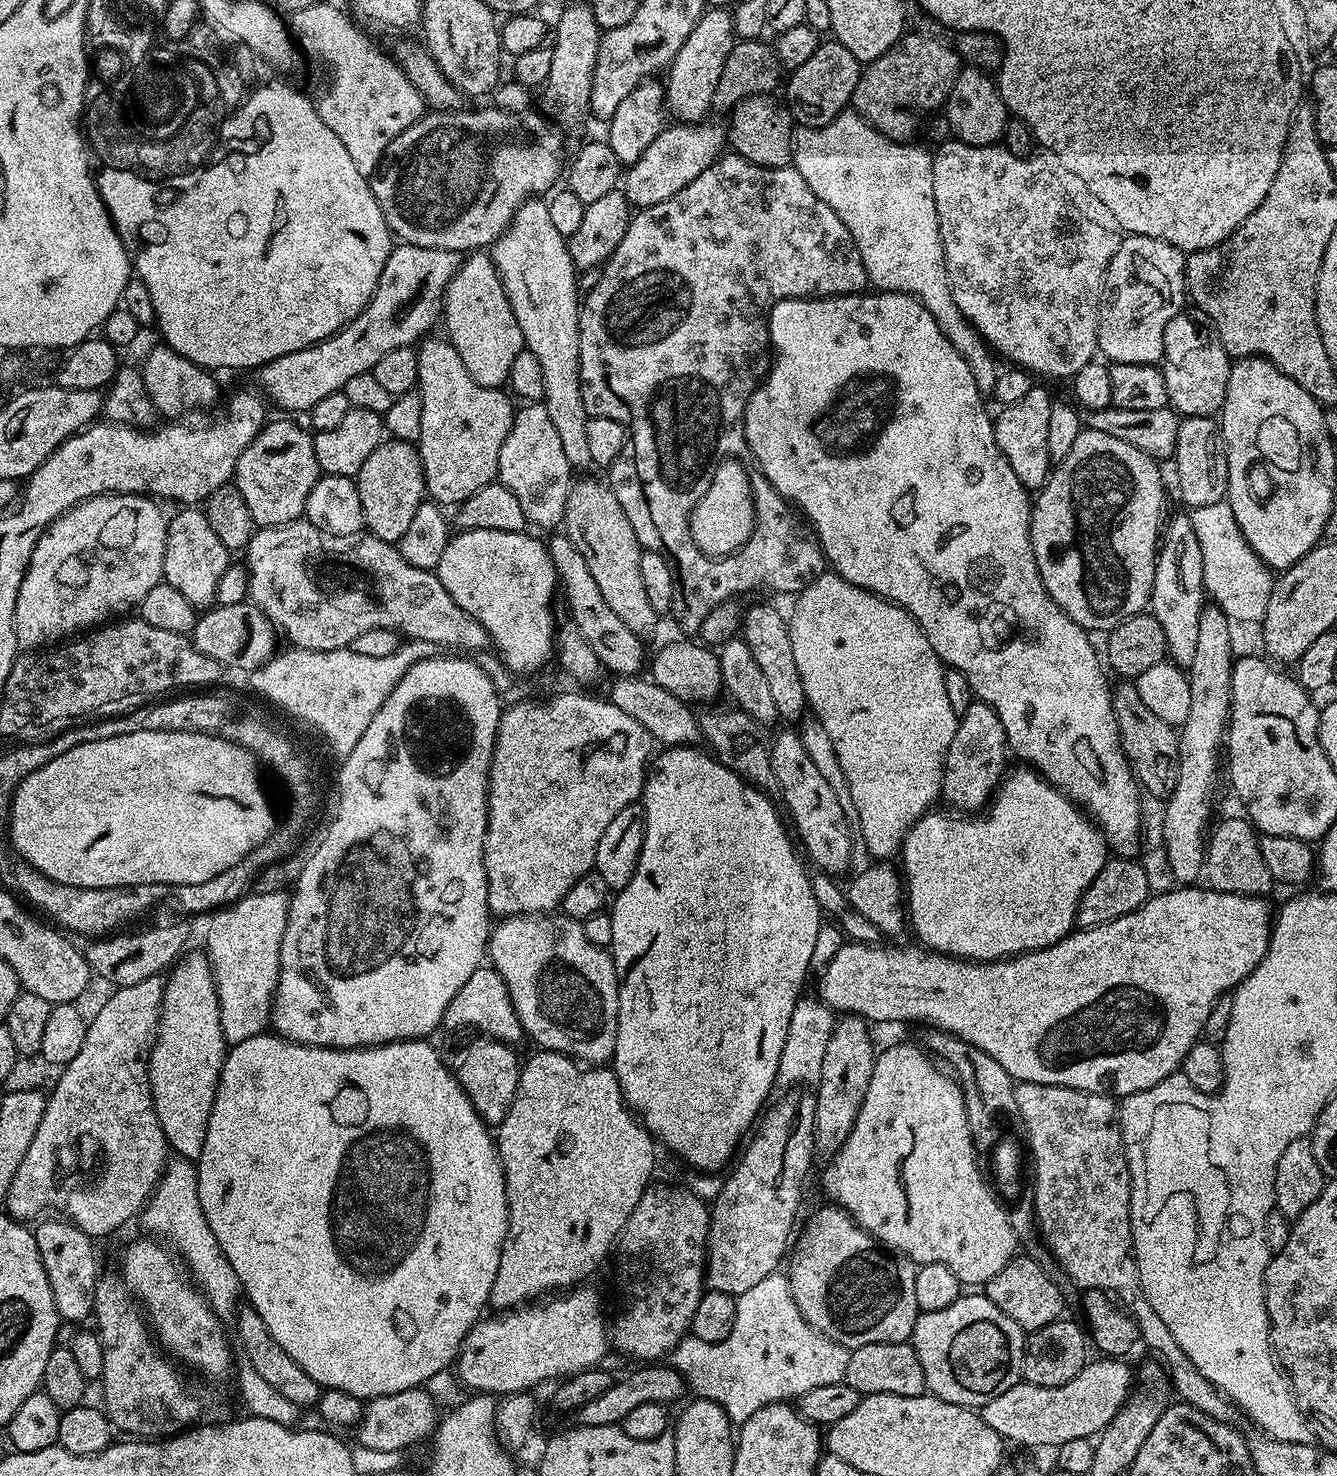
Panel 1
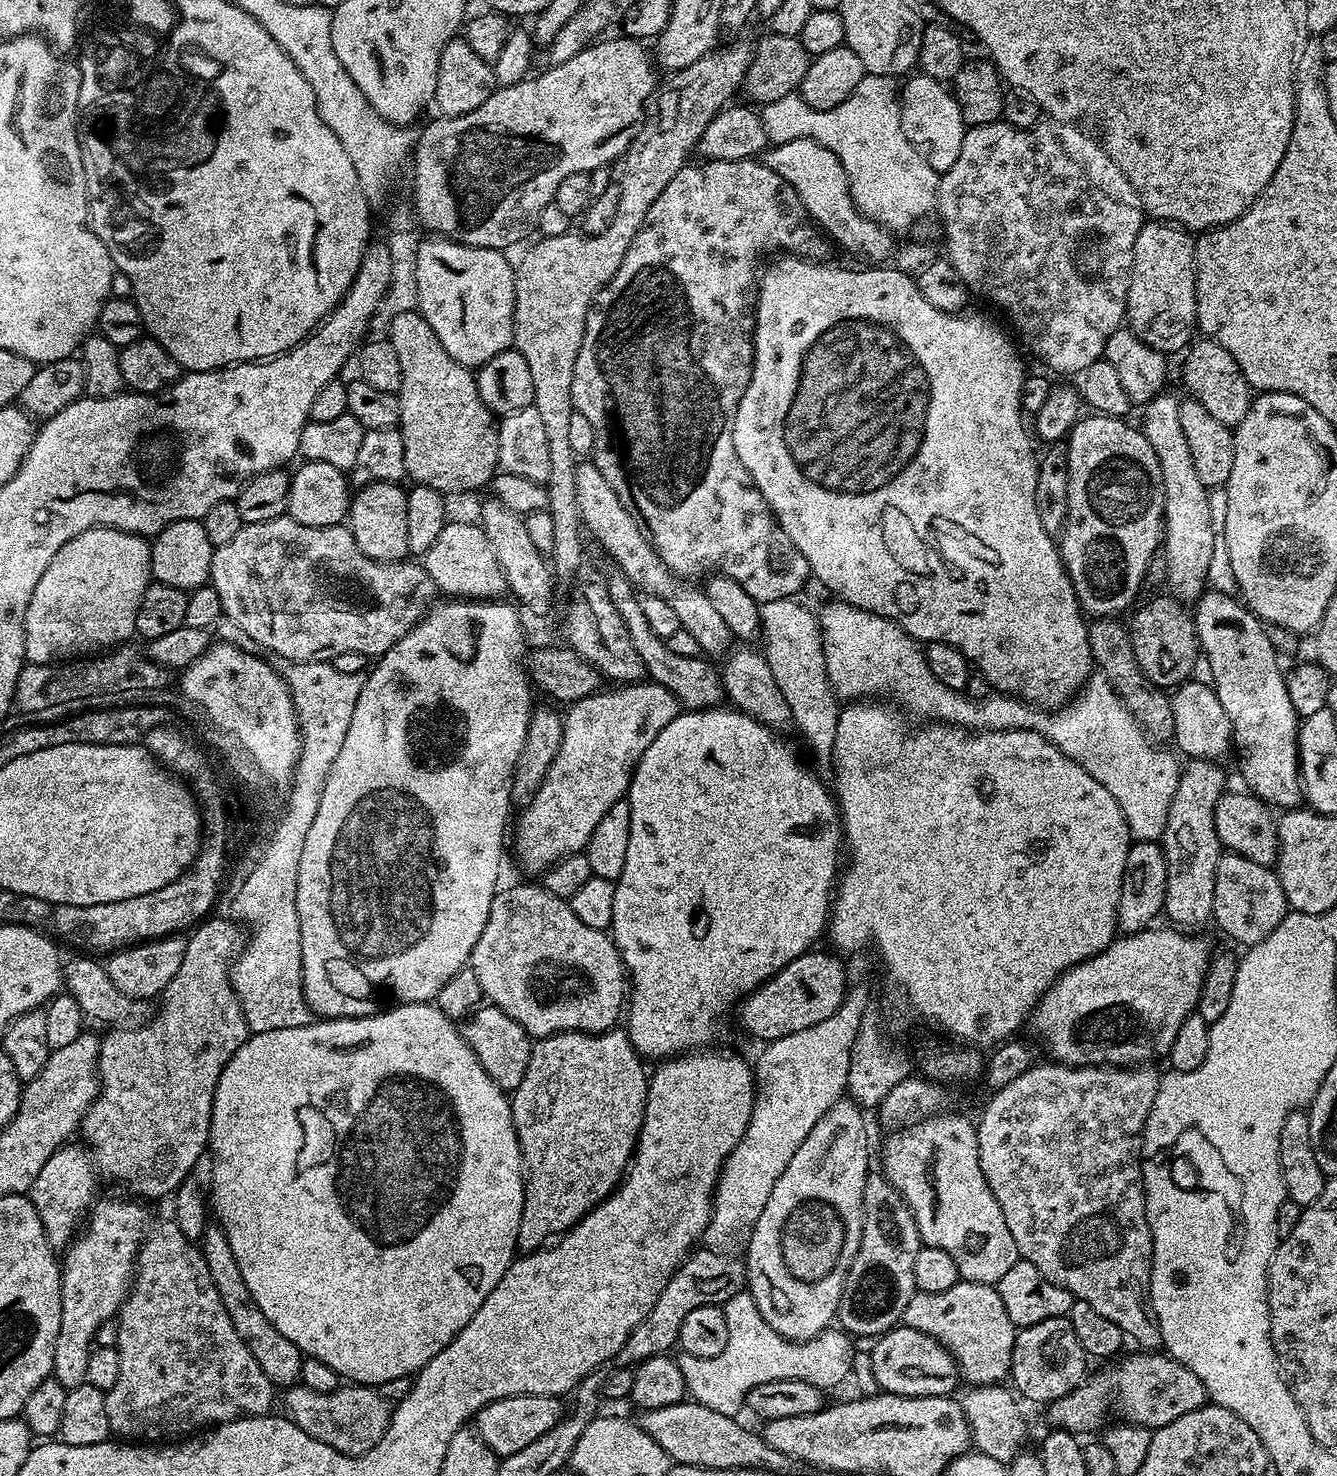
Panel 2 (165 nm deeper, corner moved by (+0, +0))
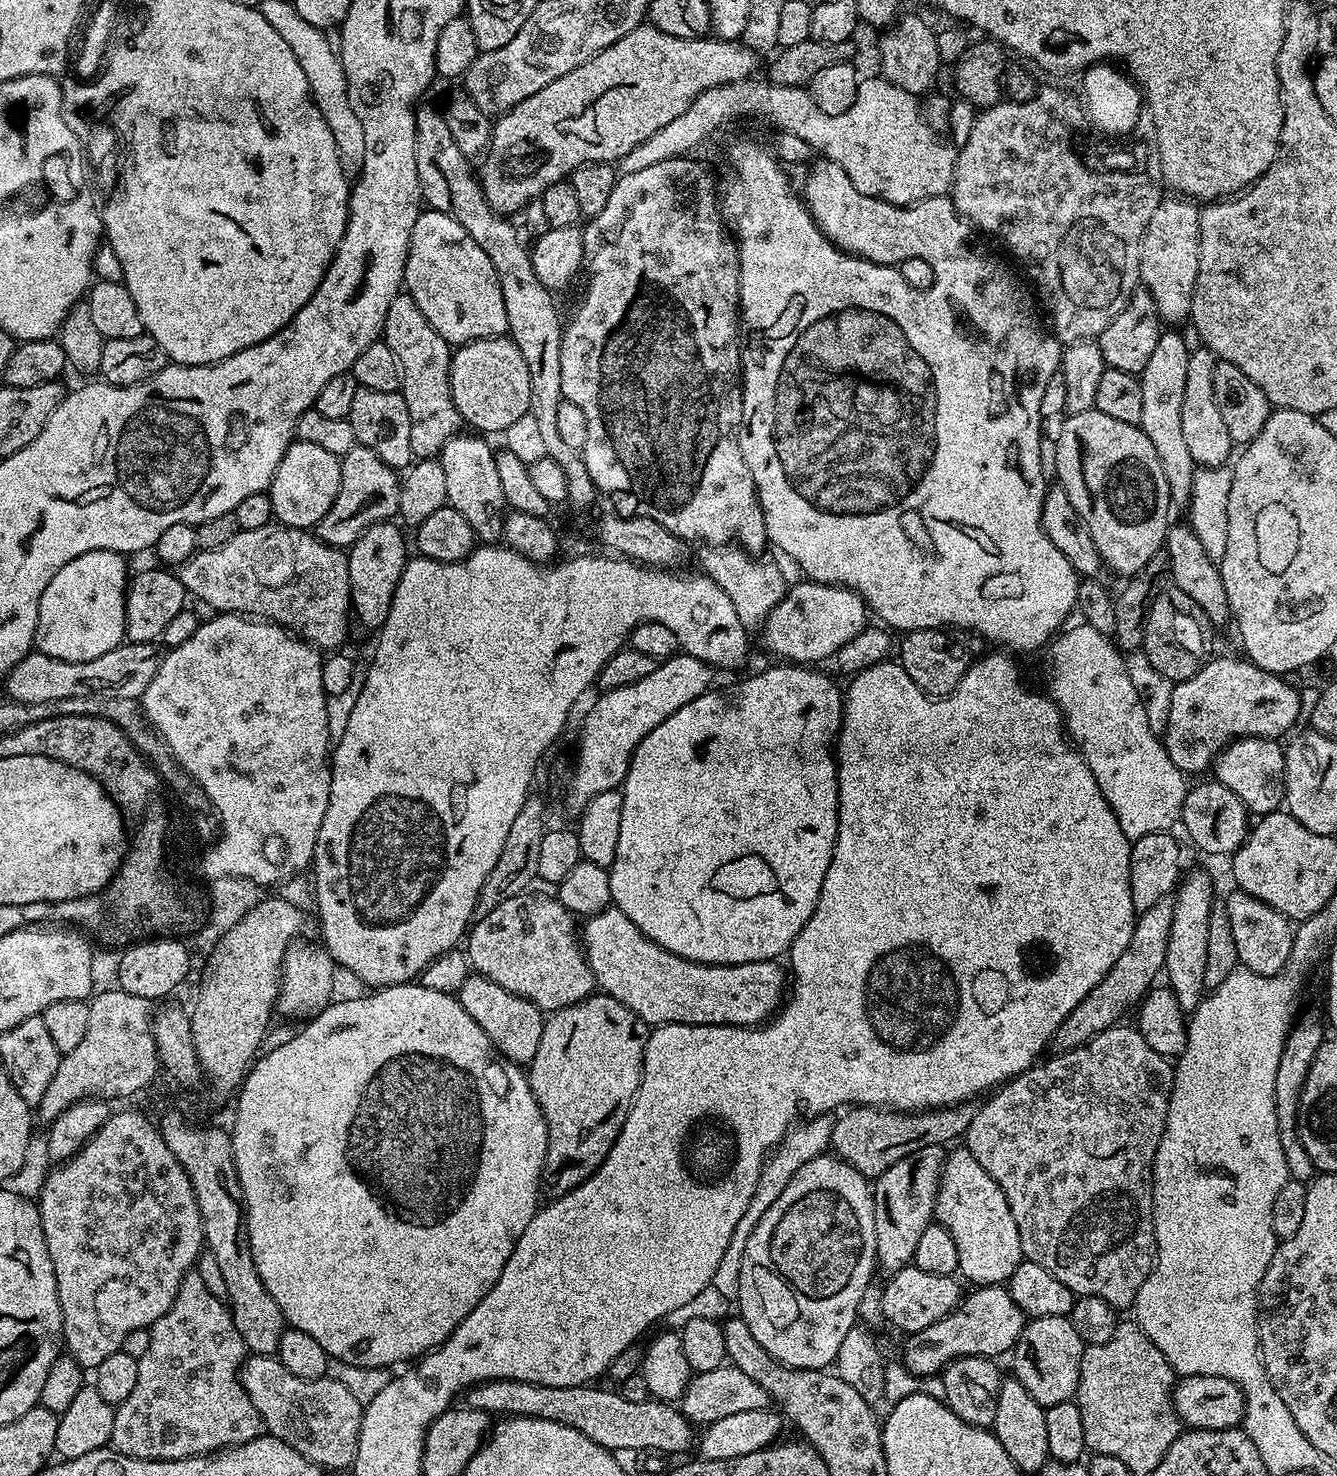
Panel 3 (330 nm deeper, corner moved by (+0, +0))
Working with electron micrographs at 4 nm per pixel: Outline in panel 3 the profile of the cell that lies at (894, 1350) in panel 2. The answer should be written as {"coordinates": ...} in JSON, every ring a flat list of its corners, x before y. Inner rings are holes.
{"coordinates":[[986,1284,971,1289,972,1293,961,1299,957,1309,951,1316,934,1322,934,1326,926,1326,926,1330,918,1330,907,1337,904,1344,904,1364,916,1376,932,1376,943,1373,946,1365,952,1360,963,1356,987,1356,989,1358,1000,1358,1000,1355,1011,1353,1015,1348,1018,1338,1022,1334,1026,1317,1024,1312,1010,1298,1007,1287,999,1284]]}

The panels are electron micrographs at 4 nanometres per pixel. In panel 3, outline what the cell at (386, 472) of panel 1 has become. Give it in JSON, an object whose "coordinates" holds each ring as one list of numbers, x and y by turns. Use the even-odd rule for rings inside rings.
{"coordinates":[[396,522,370,526,362,534,362,538,358,538,358,542,354,542,352,547,347,549,354,620,364,628,379,630,384,627,388,609,392,607,394,590,402,578,402,570,408,565,410,544,409,541,408,544,404,541,399,527,401,528,401,525]]}

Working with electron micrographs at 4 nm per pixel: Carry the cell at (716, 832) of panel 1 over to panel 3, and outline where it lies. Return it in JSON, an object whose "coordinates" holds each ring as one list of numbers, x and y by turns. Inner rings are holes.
{"coordinates":[[780,667,784,668,768,668,765,672,758,673,757,676,748,676,745,680,740,680,737,684,732,684,729,688,722,689,721,692,716,692,717,690,703,692,701,696,694,698,694,702,690,702,686,706,682,706,682,710,670,714,670,718,666,718,666,722,654,726,654,730,650,730,650,734,646,734,646,738,642,738,642,742,636,748,636,753,632,756,628,773,622,785,624,797,622,798,622,827,618,833,618,854,614,854,614,862,611,868,608,869,612,904,618,910,622,910,622,914,626,914,626,918,630,918,630,922,634,922,634,926,638,926,638,930,642,930,642,934,646,934,646,938,658,942,658,946,670,950,670,954,678,954,682,958,693,960,699,964,745,964,746,962,776,960,783,957,788,949,791,948,794,938,798,938,802,926,806,926,806,922,810,922,810,918,818,906,818,898,822,894,822,878,826,878,826,870,830,870,830,858,834,854,836,833,840,830,840,817,838,815,840,810,840,787,836,777,834,745,836,737,840,735,842,688,841,685,836,685,826,673,816,672,820,670,815,667]]}

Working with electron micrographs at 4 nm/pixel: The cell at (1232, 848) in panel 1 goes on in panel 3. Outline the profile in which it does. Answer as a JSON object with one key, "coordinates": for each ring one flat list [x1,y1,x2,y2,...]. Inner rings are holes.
{"coordinates":[[1232,890,1226,900,1226,907,1239,963,1254,974,1263,976,1279,974,1292,953,1293,921,1278,910,1274,910,1266,902,1255,900,1250,894,1239,890]]}

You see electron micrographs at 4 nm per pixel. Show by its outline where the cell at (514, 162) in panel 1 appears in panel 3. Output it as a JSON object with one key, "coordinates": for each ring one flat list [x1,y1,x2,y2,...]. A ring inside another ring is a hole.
{"coordinates":[[651,22,638,25,634,30,630,30,630,34,618,38,618,42,606,46,606,50,594,54,594,58,582,62,582,66,570,70,570,74,562,74,562,78,554,78,554,82,550,82,550,86,538,90,538,94,530,94,530,98,526,98,526,102,518,102,518,106,514,106,510,111,505,112,493,123,488,151,484,153,479,161,479,164,481,163,480,168,478,164,478,181,480,189,484,192,486,202,501,214,519,213,530,201,538,200,546,190,546,186,554,186,554,182,571,177,572,171,582,167,583,164,612,164,613,162,623,161,624,156,630,154,630,150,634,150,634,146,646,142,646,138,650,138,650,134,658,134,658,130,662,130,662,126,670,126,670,122,674,122,674,118,678,118,678,114,686,114,688,107,707,88,716,88,719,84,730,84,755,77,757,75,756,60,758,60,758,53,743,42,717,40,715,38,701,38,699,40,674,38,674,34,666,34,662,30,658,30]]}

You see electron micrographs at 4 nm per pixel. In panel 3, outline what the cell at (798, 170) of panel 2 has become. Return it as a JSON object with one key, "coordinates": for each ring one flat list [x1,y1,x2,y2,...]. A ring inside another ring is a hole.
{"coordinates":[[736,140,729,146,728,164,732,167,732,177,725,184,723,181,722,195,719,197,718,203,723,219,730,225,731,231,738,241,740,312,742,313,743,327,744,324,748,327,745,332,743,329,743,340,740,350,742,387,744,389,744,418,742,431,740,432,740,449,742,450,742,458,754,478,756,497,760,499,762,514,766,522,766,534,771,547,774,546,778,551,785,552,805,572,803,575,807,579,815,580,817,584,836,584,840,588,851,588,853,592,856,592,863,598,865,604,868,605,869,613,875,619,877,616,881,620,877,620,881,625,887,626,889,629,897,628,900,634,907,634,923,628,954,628,957,630,973,628,978,635,985,636,988,640,993,640,996,643,993,645,999,646,1004,650,1011,650,1016,654,1032,652,1035,648,1042,647,1044,643,1045,647,1065,627,1066,621,1064,619,1071,614,1072,610,1074,612,1074,609,1077,607,1076,599,1078,598,1078,588,1081,582,1081,577,1077,576,1074,566,1070,566,1070,562,1066,562,1066,554,1062,554,1062,550,1058,550,1058,546,1054,546,1054,542,1050,542,1050,538,1044,533,1044,527,1042,526,1042,502,1044,501,1046,483,1044,484,1044,468,1040,465,1040,424,1042,425,1040,403,1042,402,1042,390,1046,390,1046,382,1060,371,1060,358,1062,355,1060,341,1046,331,1045,325,1043,328,1036,321,1036,316,1032,313,1034,296,1026,287,1025,281,1019,275,1016,277,998,257,991,256,986,249,979,248,972,241,973,229,968,221,963,219,960,213,952,207,951,199,948,196,926,198,917,204,891,204,885,200,874,198,870,194,862,194,862,190,858,190,858,186,854,186,854,182,850,182,850,174,846,174,846,170,842,170,842,166,838,166,838,162,816,158,806,168,808,173,804,176,804,205,796,197,796,192,792,189,792,184,788,181,787,174,784,173,787,171,785,171,775,155,767,147,765,148,756,140],[906,258,922,258,925,262,930,262,936,281,926,290,918,290,914,286,910,286,910,282,906,282,906,278,902,278,899,267,896,267,901,260]]}

